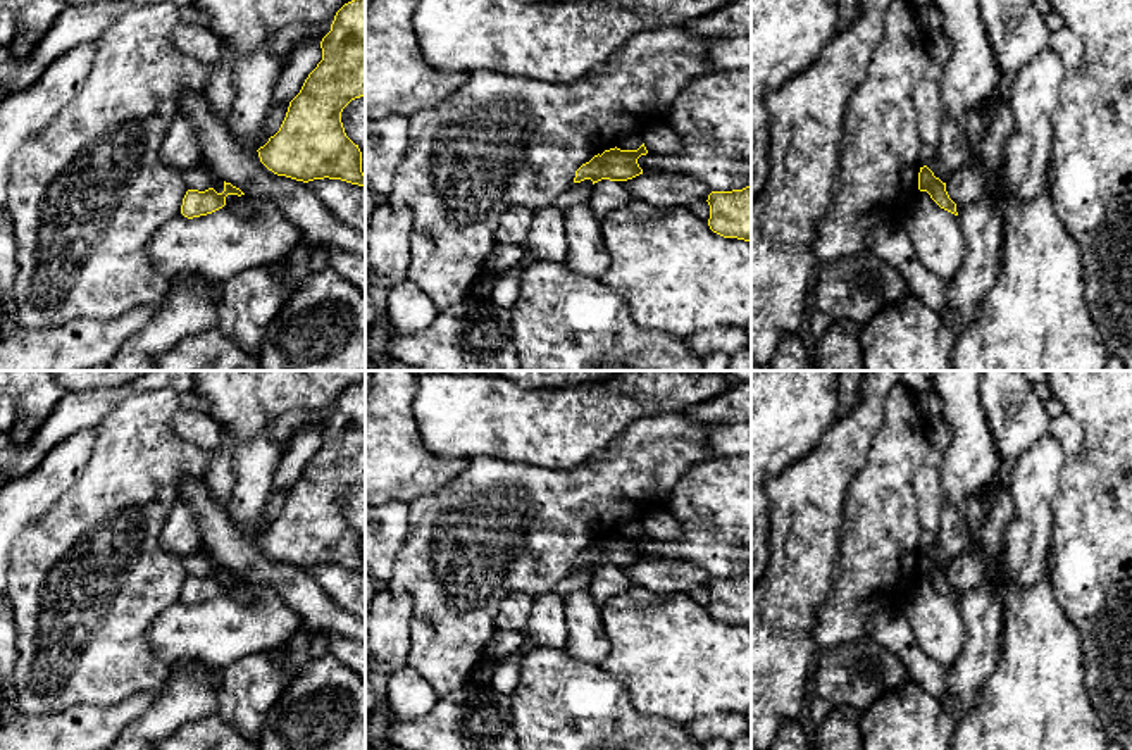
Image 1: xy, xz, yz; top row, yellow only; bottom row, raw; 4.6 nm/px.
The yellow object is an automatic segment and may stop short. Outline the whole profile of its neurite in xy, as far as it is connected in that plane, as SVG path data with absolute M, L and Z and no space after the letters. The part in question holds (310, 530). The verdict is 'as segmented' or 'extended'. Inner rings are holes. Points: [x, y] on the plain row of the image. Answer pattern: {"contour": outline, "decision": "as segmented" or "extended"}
{"contour": "M365 383L345 390L334 402L331 417L320 428L322 447L289 488L279 517L260 533L260 548L277 562L296 567L341 566L364 572L362 538L345 519L343 495L365 483Z", "decision": "as segmented"}

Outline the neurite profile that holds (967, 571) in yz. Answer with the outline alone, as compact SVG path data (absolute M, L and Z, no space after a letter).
M970 547L965 553L948 564L946 578L956 590L956 598L960 600L965 593L984 581L986 571L987 567L984 557Z

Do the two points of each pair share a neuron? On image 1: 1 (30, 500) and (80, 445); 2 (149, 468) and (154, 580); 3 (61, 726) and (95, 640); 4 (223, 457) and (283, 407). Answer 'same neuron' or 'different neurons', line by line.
1: same neuron
2: same neuron
3: different neurons
4: same neuron

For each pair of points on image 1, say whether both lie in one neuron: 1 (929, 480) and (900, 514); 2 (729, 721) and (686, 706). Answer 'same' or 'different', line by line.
1: different
2: different

